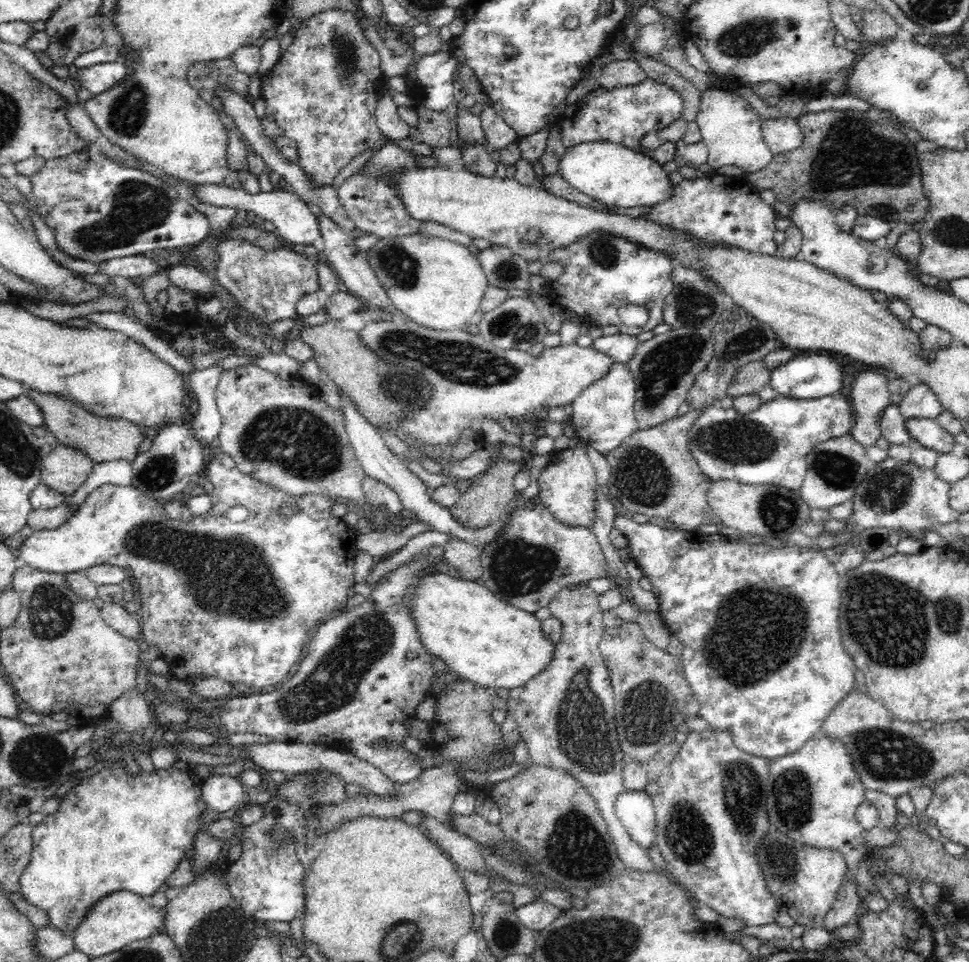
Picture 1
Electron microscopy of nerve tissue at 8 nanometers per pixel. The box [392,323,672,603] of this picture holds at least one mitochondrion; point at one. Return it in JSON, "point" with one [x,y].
{"point":[518,566]}

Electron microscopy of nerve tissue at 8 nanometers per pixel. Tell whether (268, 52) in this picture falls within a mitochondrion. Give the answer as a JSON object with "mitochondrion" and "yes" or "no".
{"mitochondrion":"no"}

